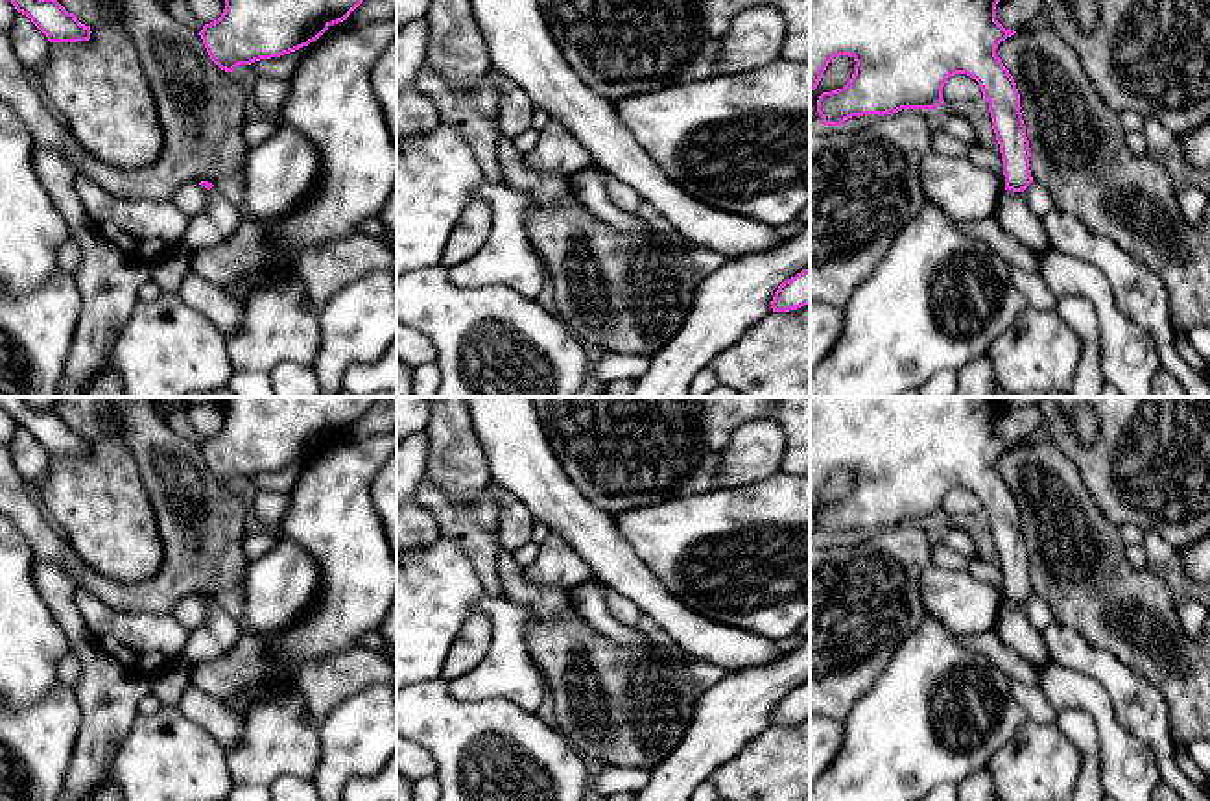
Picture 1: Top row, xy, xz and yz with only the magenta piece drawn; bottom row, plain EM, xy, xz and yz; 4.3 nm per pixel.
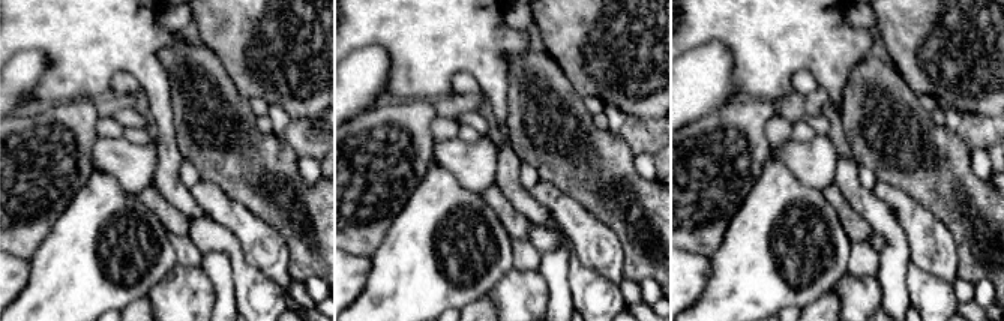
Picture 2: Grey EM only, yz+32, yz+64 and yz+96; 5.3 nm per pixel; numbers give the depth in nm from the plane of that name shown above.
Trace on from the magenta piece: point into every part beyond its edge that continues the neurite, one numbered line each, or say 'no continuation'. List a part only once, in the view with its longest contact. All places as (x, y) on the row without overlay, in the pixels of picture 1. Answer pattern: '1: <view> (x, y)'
1: yz (1013, 628)

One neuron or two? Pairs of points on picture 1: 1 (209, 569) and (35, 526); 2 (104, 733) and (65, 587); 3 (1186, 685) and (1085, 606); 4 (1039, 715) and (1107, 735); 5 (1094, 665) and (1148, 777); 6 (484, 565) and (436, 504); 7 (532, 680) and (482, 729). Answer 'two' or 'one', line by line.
1: one
2: one
3: one
4: two
5: two
6: one
7: two

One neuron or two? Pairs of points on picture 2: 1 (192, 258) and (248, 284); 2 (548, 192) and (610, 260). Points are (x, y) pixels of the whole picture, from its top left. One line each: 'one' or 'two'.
1: two
2: one

